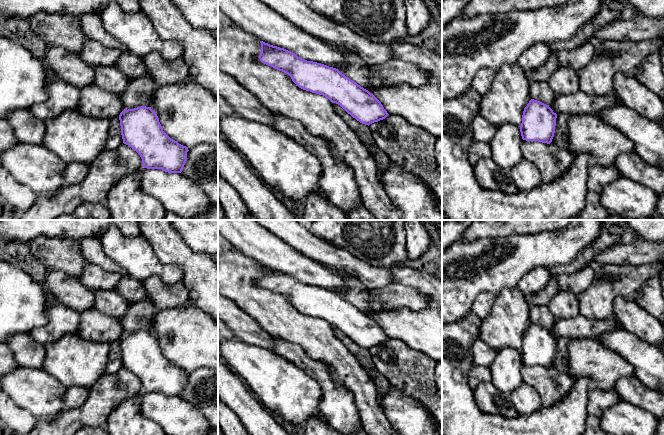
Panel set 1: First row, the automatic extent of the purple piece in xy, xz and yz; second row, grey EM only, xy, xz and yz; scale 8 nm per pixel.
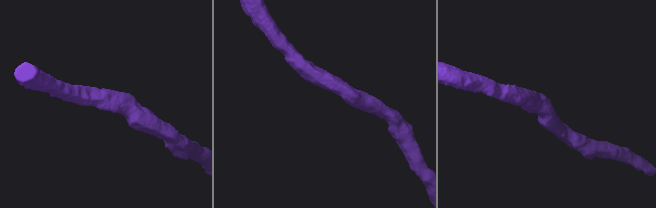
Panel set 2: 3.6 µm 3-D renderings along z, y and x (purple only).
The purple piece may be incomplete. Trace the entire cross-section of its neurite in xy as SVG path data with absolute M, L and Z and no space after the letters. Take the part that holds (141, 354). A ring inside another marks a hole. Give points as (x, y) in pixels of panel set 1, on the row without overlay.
M151 331L124 333L119 344L123 367L140 379L144 392L162 393L168 397L182 396L188 372L163 355Z

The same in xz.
M260 267L262 287L288 298L299 312L323 319L340 329L360 347L369 350L389 339L373 318L338 293L304 284L284 272Z

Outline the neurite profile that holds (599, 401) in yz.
M593 389L588 393L587 412L589 415L601 417L610 407L622 401L615 390L602 391Z

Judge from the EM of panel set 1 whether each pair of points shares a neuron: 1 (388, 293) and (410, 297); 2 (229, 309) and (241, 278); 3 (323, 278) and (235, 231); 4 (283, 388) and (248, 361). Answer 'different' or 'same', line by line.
1: same
2: different
3: same
4: same

